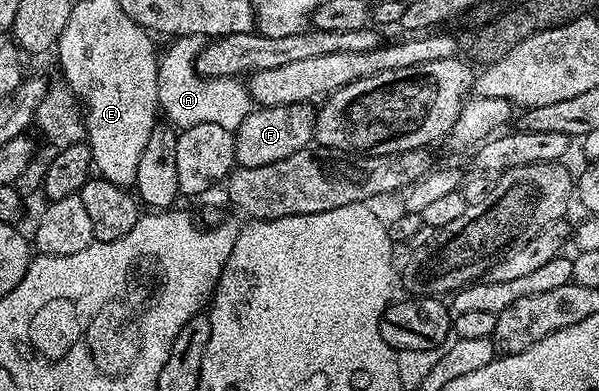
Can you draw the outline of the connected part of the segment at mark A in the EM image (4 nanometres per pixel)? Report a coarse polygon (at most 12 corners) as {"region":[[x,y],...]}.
{"region":[[176,36],[157,71],[162,116],[239,129],[253,108],[234,77],[205,77],[202,36]]}

